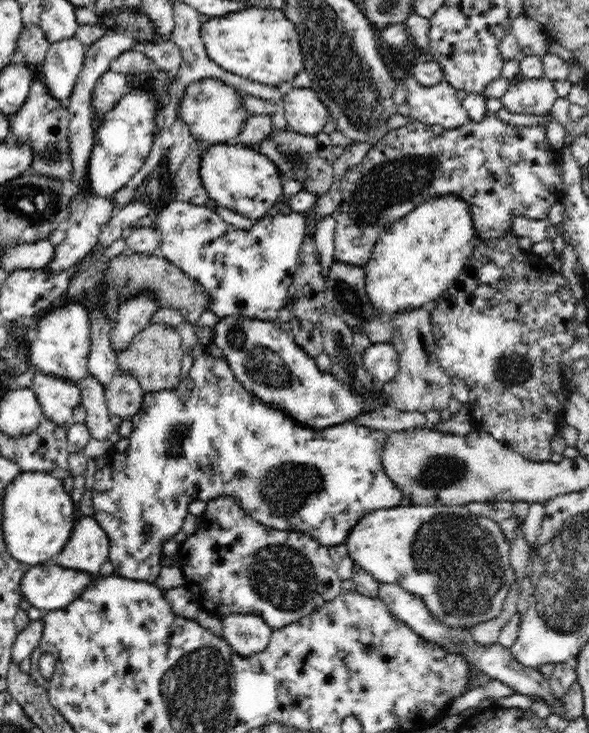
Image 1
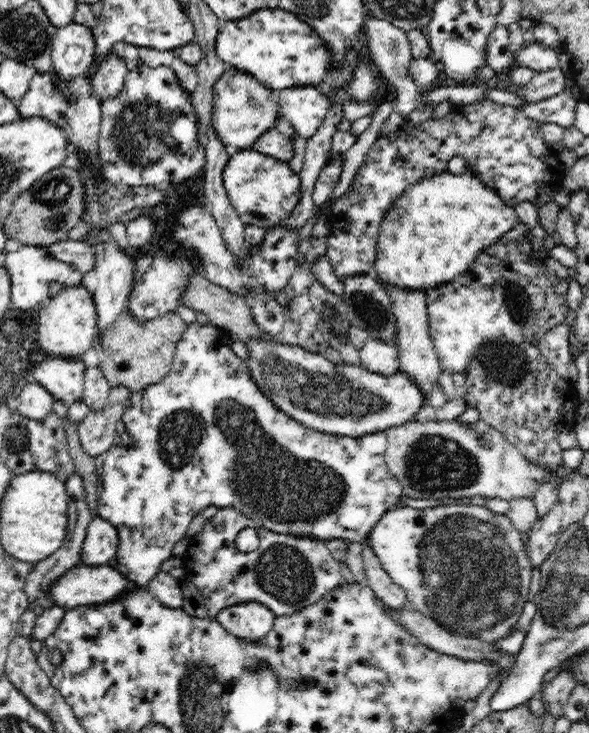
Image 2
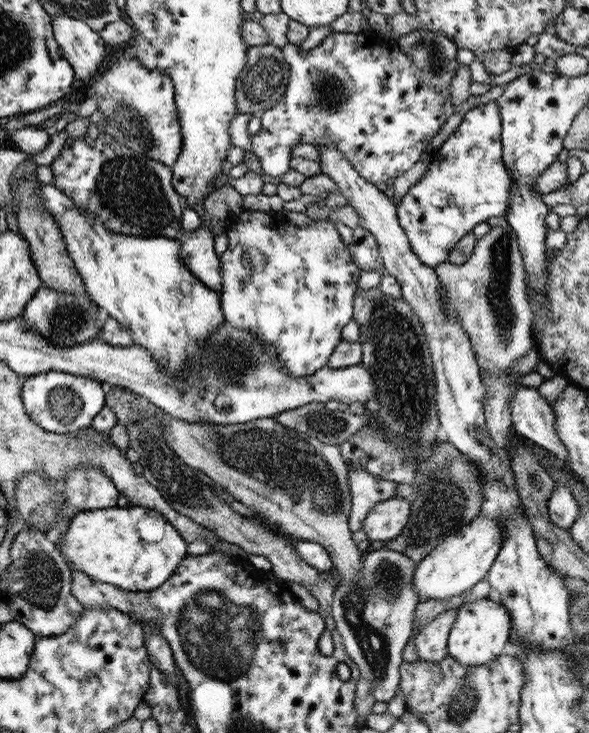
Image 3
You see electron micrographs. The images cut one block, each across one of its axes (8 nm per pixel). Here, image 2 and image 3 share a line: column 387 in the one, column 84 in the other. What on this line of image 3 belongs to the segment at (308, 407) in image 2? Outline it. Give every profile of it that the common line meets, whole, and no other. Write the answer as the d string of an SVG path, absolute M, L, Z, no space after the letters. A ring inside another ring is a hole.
M47 371L24 378L20 397L25 414L45 432L69 434L90 426L93 416L105 405L101 382L93 377Z

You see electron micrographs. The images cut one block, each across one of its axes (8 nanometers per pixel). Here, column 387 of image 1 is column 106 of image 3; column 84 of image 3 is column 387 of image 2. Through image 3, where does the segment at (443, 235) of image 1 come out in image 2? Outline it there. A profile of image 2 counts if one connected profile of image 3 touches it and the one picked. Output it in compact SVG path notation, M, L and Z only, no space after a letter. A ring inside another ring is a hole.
M467 168L462 174L446 170L435 175L410 186L392 203L381 222L372 268L376 272L376 280L386 292L390 287L426 292L429 288L450 283L455 276L469 270L480 251L520 223L515 208L507 206L494 192L485 188L481 180L475 178L472 169Z

